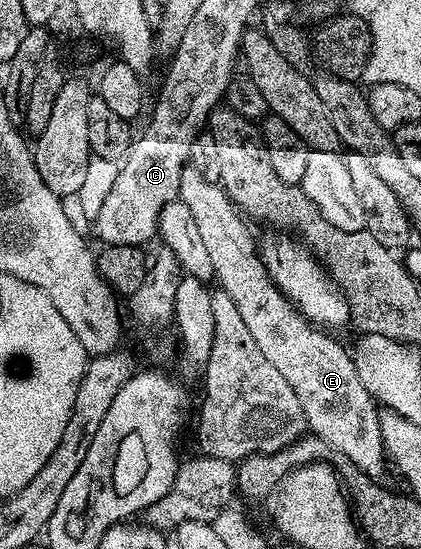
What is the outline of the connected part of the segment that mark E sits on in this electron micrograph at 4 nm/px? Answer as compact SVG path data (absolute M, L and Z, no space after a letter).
M186 165L185 169L181 171L181 179L179 180L179 192L177 198L188 207L192 213L192 218L195 219L199 234L203 236L204 247L207 248L208 255L211 256L211 268L213 269L213 278L216 285L220 289L227 292L227 296L231 296L231 301L235 304L235 308L239 311L239 317L242 318L243 324L247 324L247 332L251 332L255 344L259 344L259 352L263 352L263 356L267 356L274 368L279 371L279 376L283 376L283 380L287 380L287 384L291 384L291 392L295 392L295 396L299 396L299 404L305 413L305 425L316 437L319 437L332 448L334 454L342 454L347 456L347 460L351 460L351 464L355 464L355 468L359 468L367 476L375 479L382 477L385 466L387 470L387 459L385 456L385 449L383 448L383 438L381 436L381 417L379 415L378 407L375 405L375 399L369 395L367 388L363 384L363 380L359 380L359 372L353 363L353 355L348 349L344 350L339 343L336 342L336 337L330 336L326 331L316 327L313 323L307 321L304 316L297 311L297 307L286 298L285 293L279 289L269 277L265 262L260 256L258 243L253 243L253 238L249 235L249 230L245 227L243 216L241 212L234 206L232 200L226 196L225 189L219 184L210 184L207 180L203 180L203 176L199 176L199 172L195 172L193 165Z

